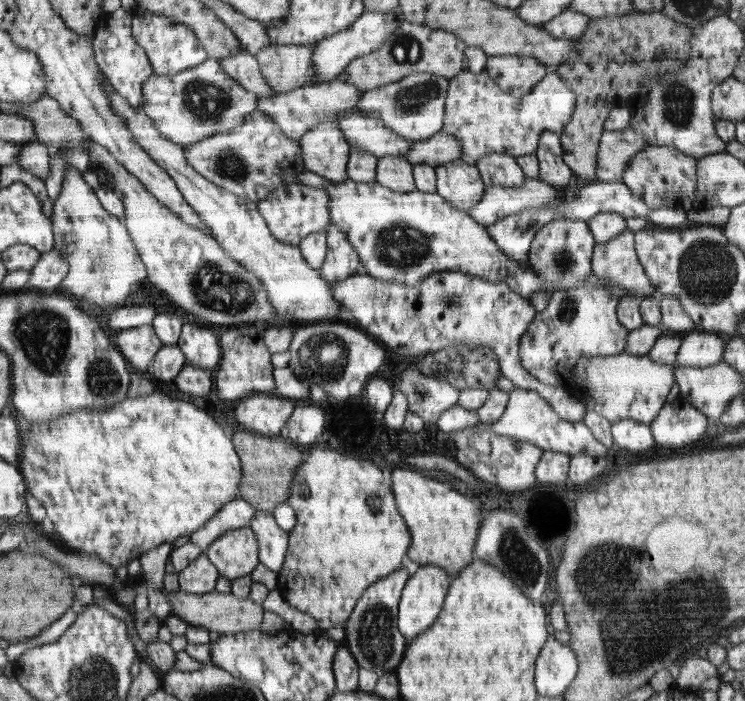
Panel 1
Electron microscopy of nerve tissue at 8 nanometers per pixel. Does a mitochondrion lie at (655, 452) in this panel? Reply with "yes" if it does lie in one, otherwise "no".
no

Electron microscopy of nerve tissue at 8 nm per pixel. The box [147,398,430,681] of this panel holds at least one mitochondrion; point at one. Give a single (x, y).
(376, 636)

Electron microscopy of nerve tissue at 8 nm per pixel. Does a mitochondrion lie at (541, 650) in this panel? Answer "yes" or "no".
no

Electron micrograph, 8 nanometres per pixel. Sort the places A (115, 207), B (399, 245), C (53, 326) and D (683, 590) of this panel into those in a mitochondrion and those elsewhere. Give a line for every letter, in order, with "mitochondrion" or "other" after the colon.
A: other
B: mitochondrion
C: mitochondrion
D: mitochondrion

